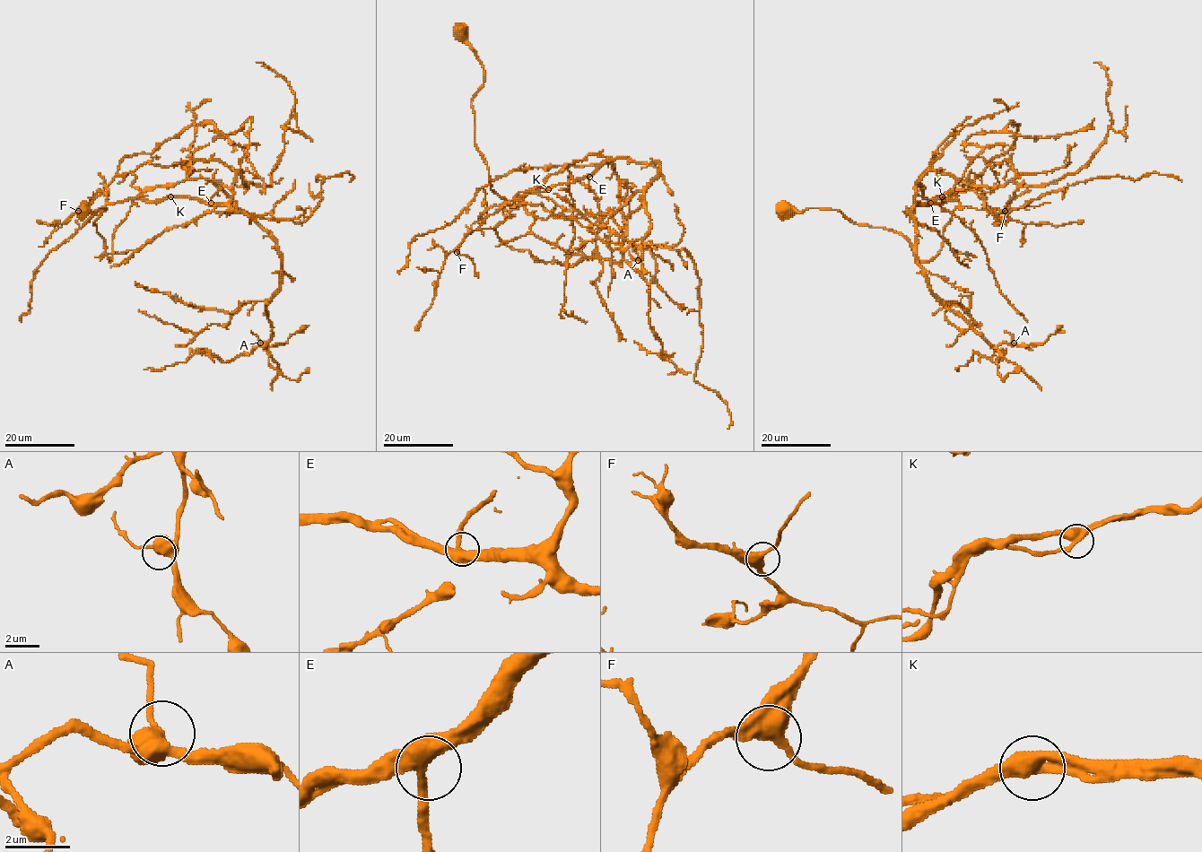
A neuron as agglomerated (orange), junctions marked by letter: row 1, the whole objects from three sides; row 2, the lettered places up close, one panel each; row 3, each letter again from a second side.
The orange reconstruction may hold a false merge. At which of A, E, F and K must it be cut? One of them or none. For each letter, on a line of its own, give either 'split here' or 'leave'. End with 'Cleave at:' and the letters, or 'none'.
A: leave
E: leave
F: leave
K: leave
Cleave at: none

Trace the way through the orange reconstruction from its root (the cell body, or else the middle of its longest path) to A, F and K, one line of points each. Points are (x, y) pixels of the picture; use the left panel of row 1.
A: (82, 210), (106, 209), (93, 224), (111, 262), (135, 197), (244, 211), (280, 258), (260, 343)
F: (82, 210), (106, 209), (93, 224), (111, 262), (114, 230), (135, 197), (145, 200), (126, 173), (78, 211)
K: (82, 210), (106, 209), (93, 224), (111, 262), (114, 230), (132, 201), (170, 196)

